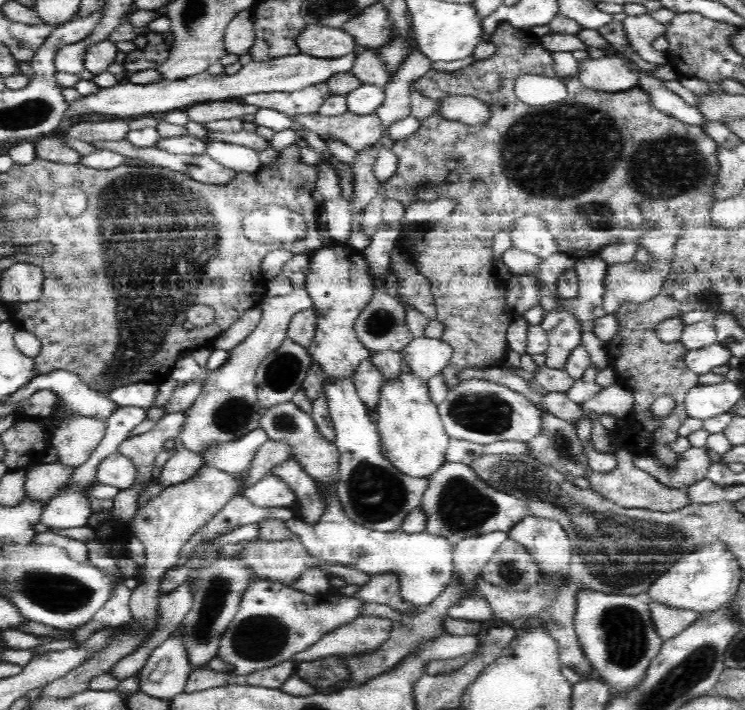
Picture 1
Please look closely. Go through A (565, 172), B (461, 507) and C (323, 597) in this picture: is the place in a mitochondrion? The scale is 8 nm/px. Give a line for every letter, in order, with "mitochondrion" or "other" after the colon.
A: mitochondrion
B: mitochondrion
C: other

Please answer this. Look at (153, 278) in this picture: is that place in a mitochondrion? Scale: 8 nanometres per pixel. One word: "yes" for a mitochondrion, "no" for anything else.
yes

